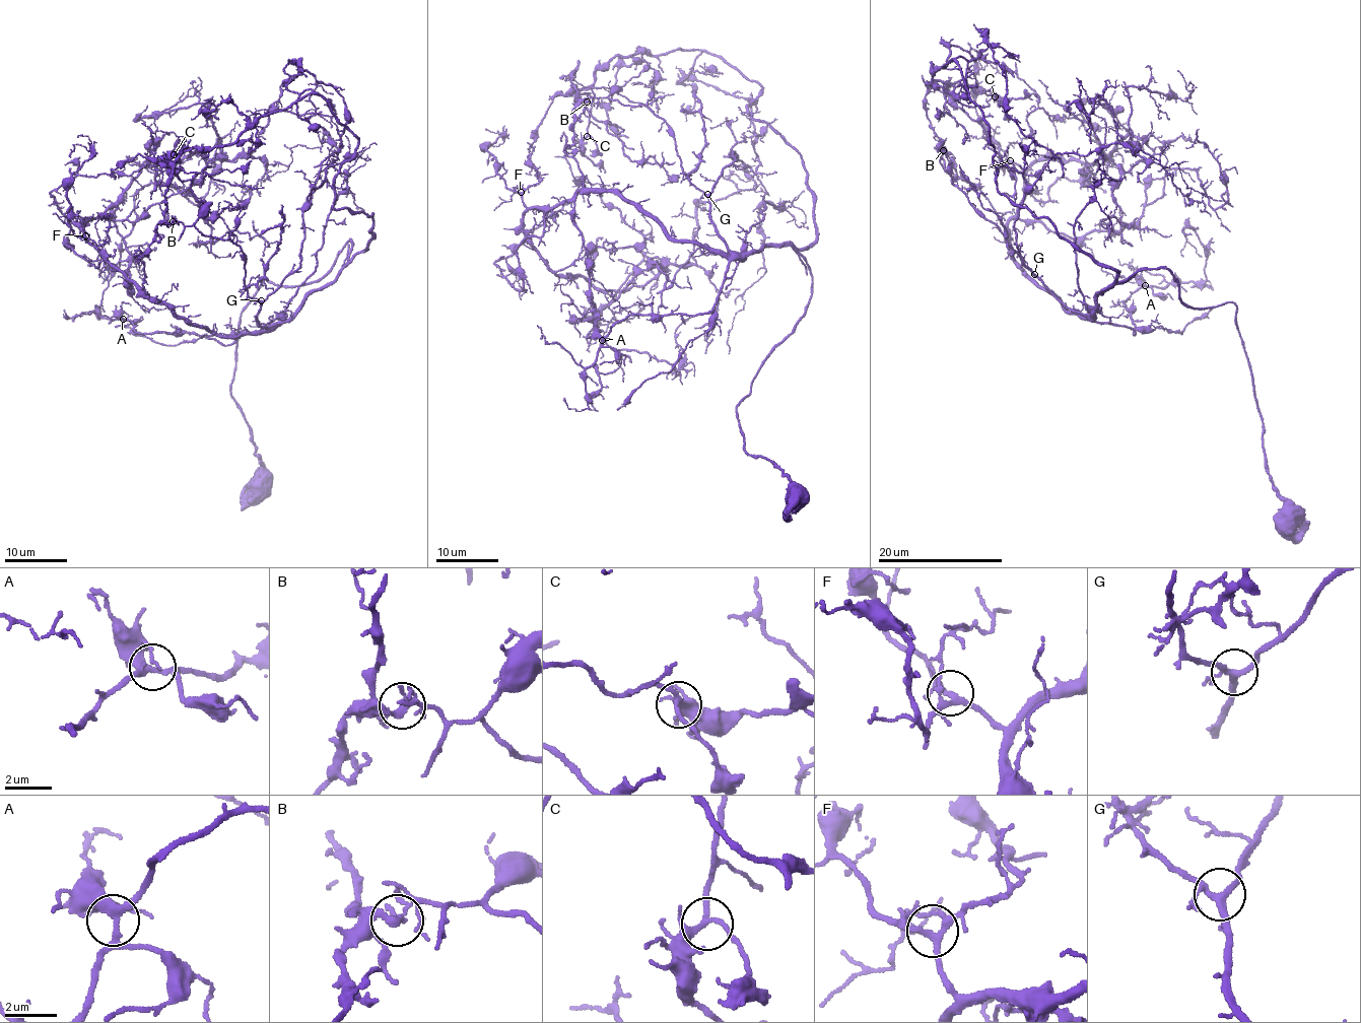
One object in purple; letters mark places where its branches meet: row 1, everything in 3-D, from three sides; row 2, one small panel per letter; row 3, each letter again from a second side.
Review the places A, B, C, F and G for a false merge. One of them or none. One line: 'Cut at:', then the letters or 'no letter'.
Cut at: B

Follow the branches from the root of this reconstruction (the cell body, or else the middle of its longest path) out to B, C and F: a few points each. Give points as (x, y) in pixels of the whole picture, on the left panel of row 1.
B: (258, 484), (231, 394), (240, 315), (265, 279), (312, 283), (353, 245), (263, 328), (243, 250), (173, 221)
C: (258, 484), (237, 322), (265, 279), (366, 250), (373, 215), (333, 206), (358, 137), (307, 93), (174, 154)
F: (258, 484), (231, 394), (240, 315), (265, 279), (312, 283), (353, 245), (287, 320), (216, 336), (85, 235)

